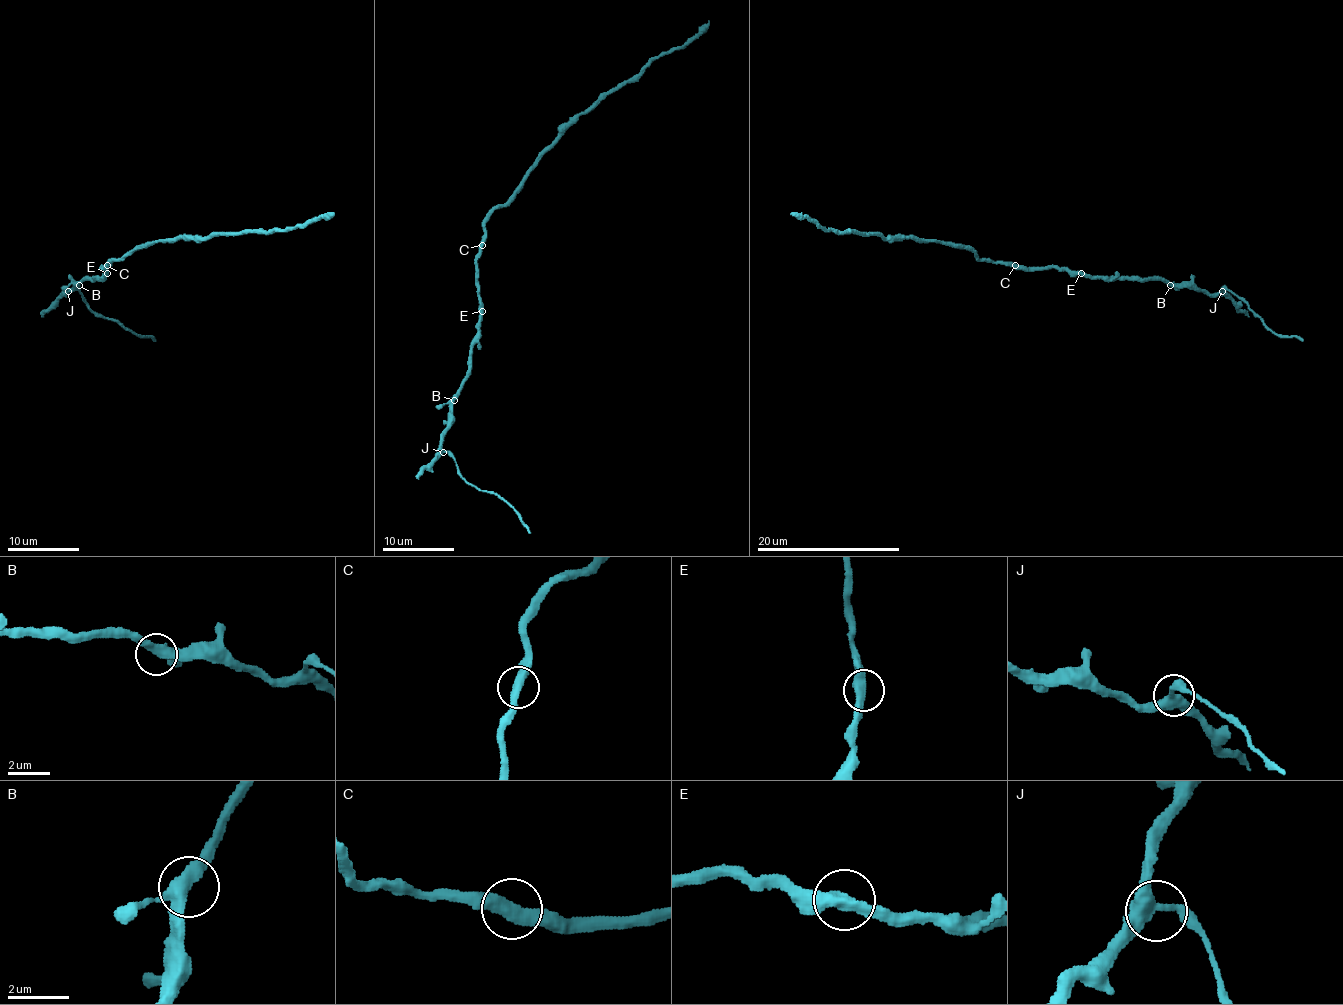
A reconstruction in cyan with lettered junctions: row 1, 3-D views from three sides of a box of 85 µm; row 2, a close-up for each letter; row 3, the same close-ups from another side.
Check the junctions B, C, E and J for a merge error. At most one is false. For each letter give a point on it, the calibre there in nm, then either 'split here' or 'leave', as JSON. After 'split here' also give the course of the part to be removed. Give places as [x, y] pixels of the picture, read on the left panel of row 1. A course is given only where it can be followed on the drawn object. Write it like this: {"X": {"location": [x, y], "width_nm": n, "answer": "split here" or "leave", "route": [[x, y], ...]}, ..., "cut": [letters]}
{"B": {"location": [79, 285], "width_nm": 360, "answer": "leave"}, "C": {"location": [107, 265], "width_nm": 440, "answer": "split here", "route": [[107, 266], [109, 262], [123, 259], [132, 250], [157, 241], [274, 232], [306, 226], [321, 216], [333, 214]]}, "E": {"location": [107, 273], "width_nm": 440, "answer": "leave"}, "J": {"location": [68, 291], "width_nm": 380, "answer": "leave"}, "cut": ["C"]}

